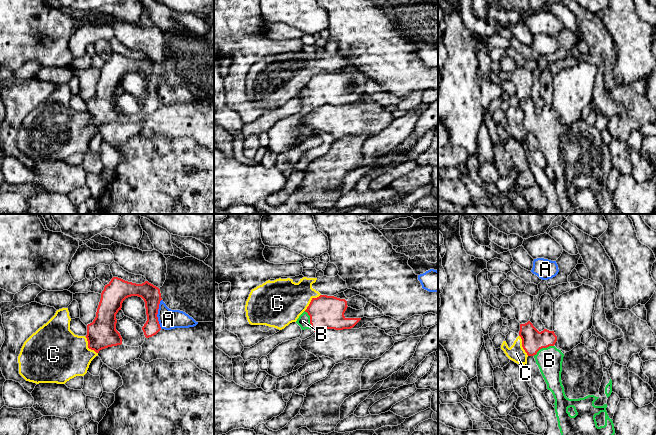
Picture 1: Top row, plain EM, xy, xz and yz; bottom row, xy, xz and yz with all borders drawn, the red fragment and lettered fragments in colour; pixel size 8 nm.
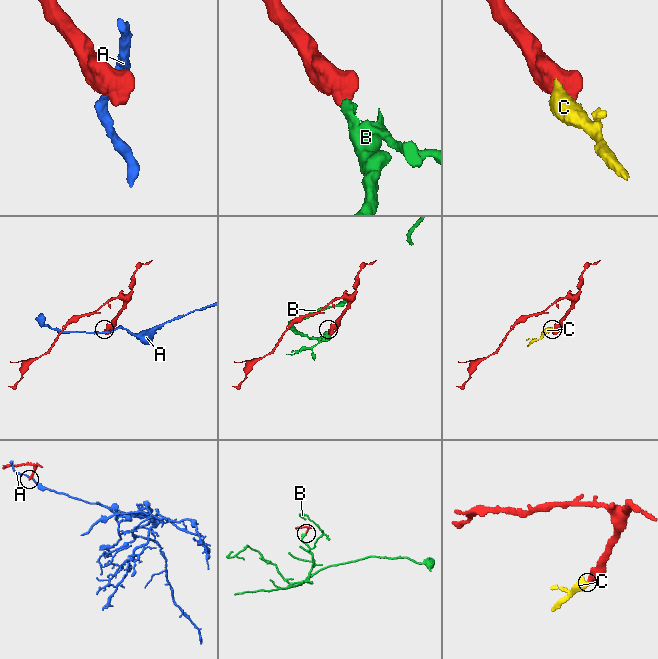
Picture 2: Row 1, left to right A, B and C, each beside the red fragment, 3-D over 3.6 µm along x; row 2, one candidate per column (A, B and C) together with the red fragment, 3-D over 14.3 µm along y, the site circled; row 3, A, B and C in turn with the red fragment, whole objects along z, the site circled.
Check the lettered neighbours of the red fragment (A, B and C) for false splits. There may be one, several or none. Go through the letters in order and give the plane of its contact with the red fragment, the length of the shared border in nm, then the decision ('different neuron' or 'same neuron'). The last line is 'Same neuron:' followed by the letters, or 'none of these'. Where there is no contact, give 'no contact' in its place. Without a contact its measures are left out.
A: xy | 240 nm | different neuron
B: yz | 190 nm | same neuron
C: xz | 190 nm | different neuron
Same neuron: B

